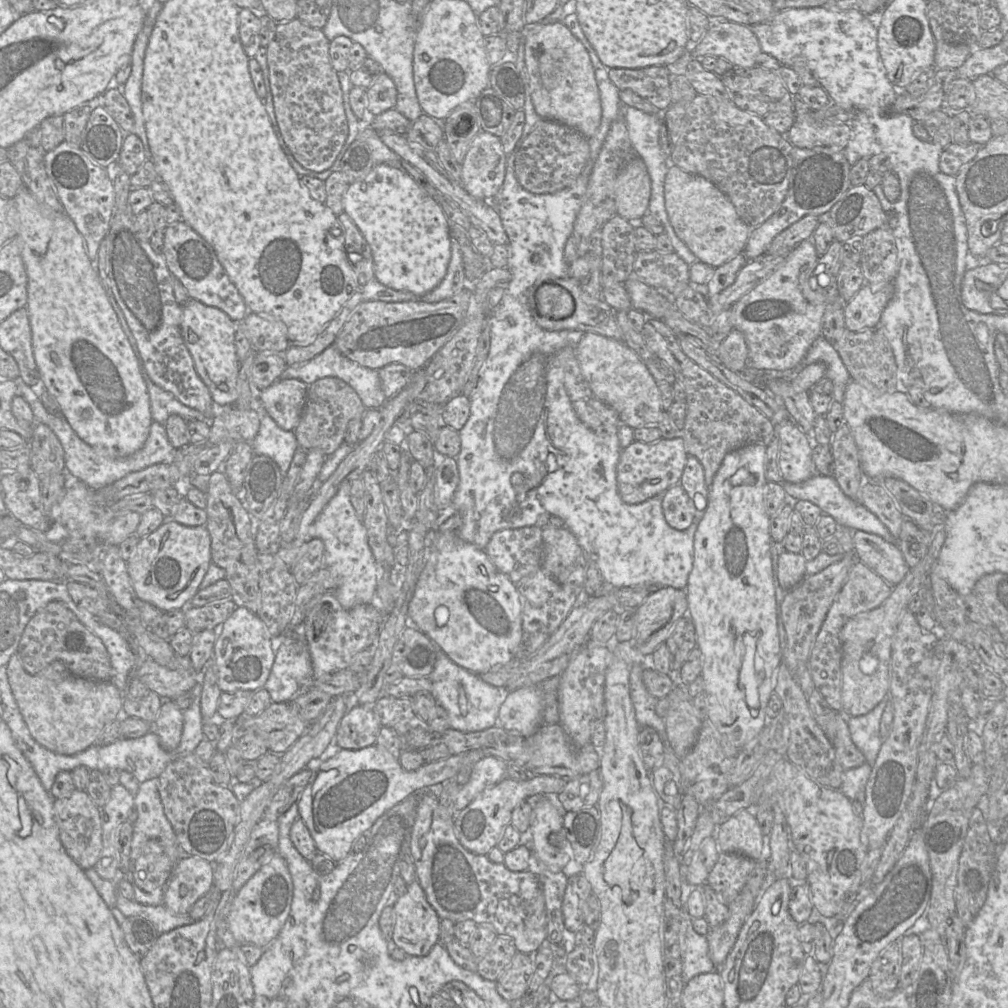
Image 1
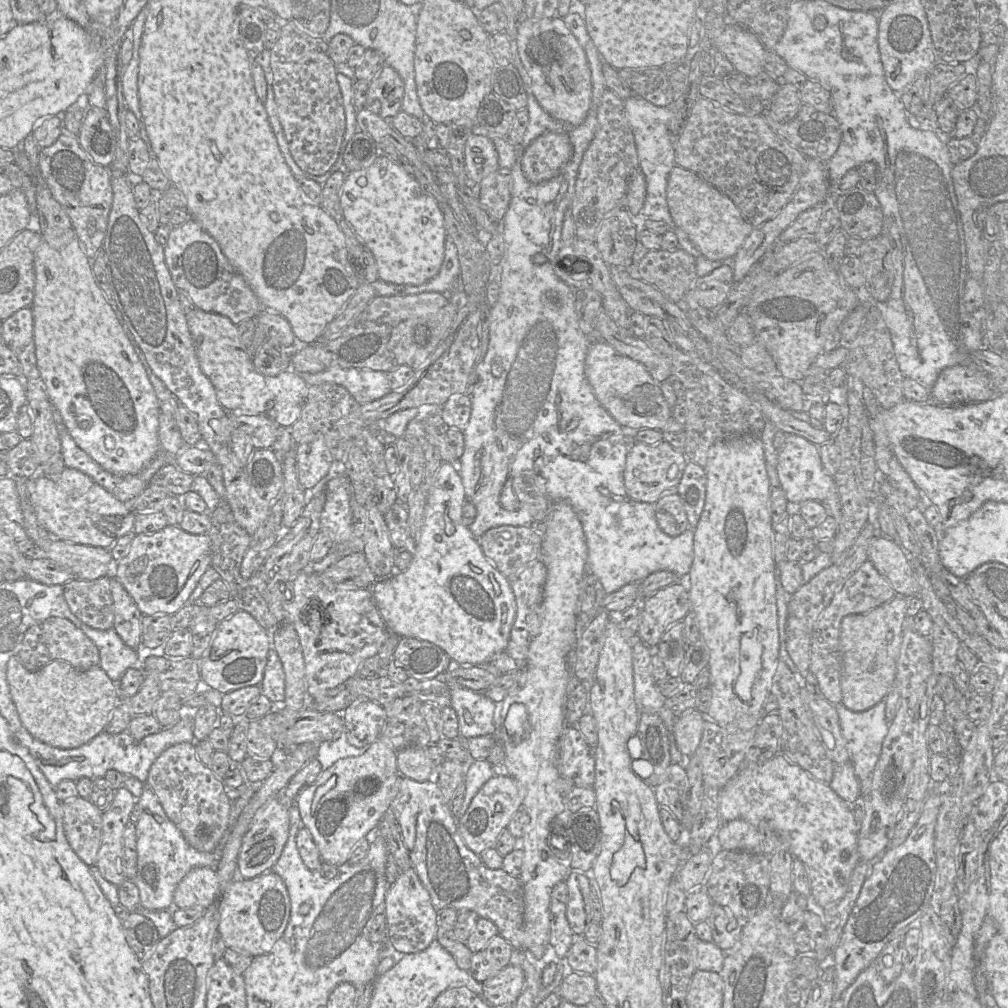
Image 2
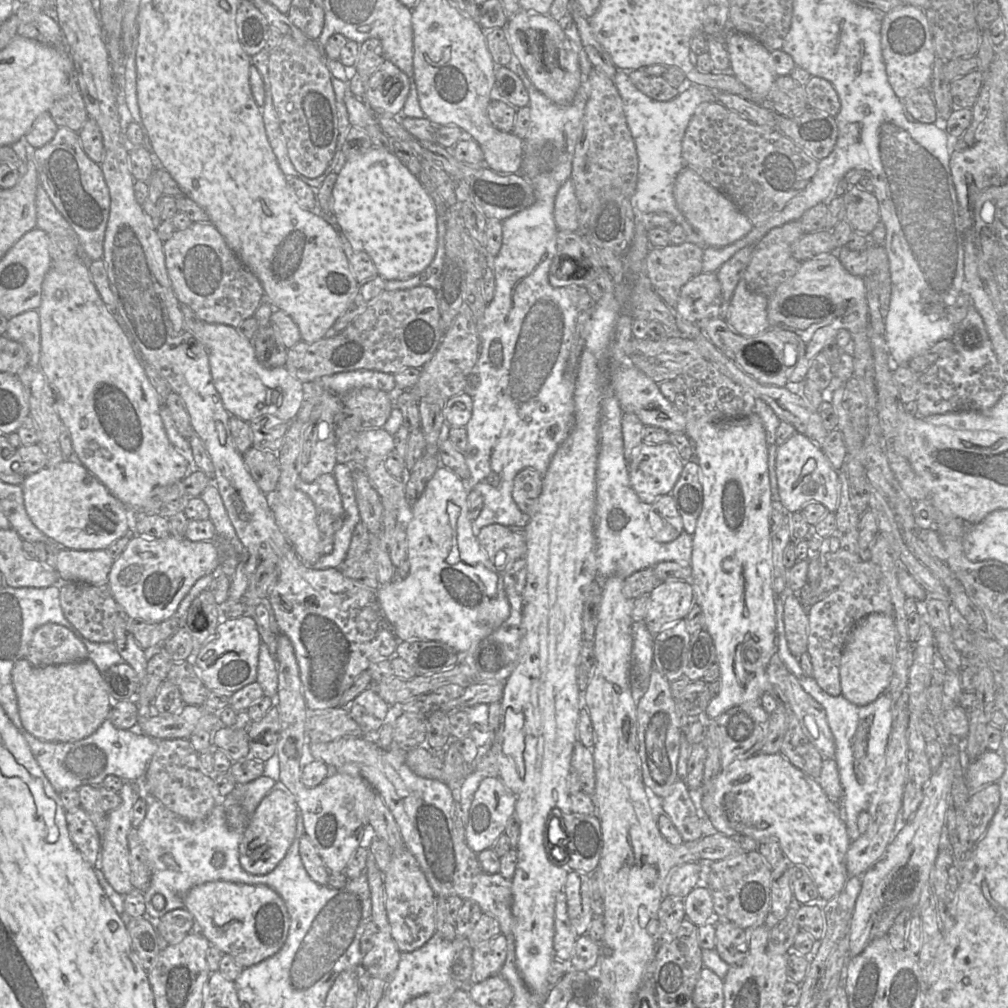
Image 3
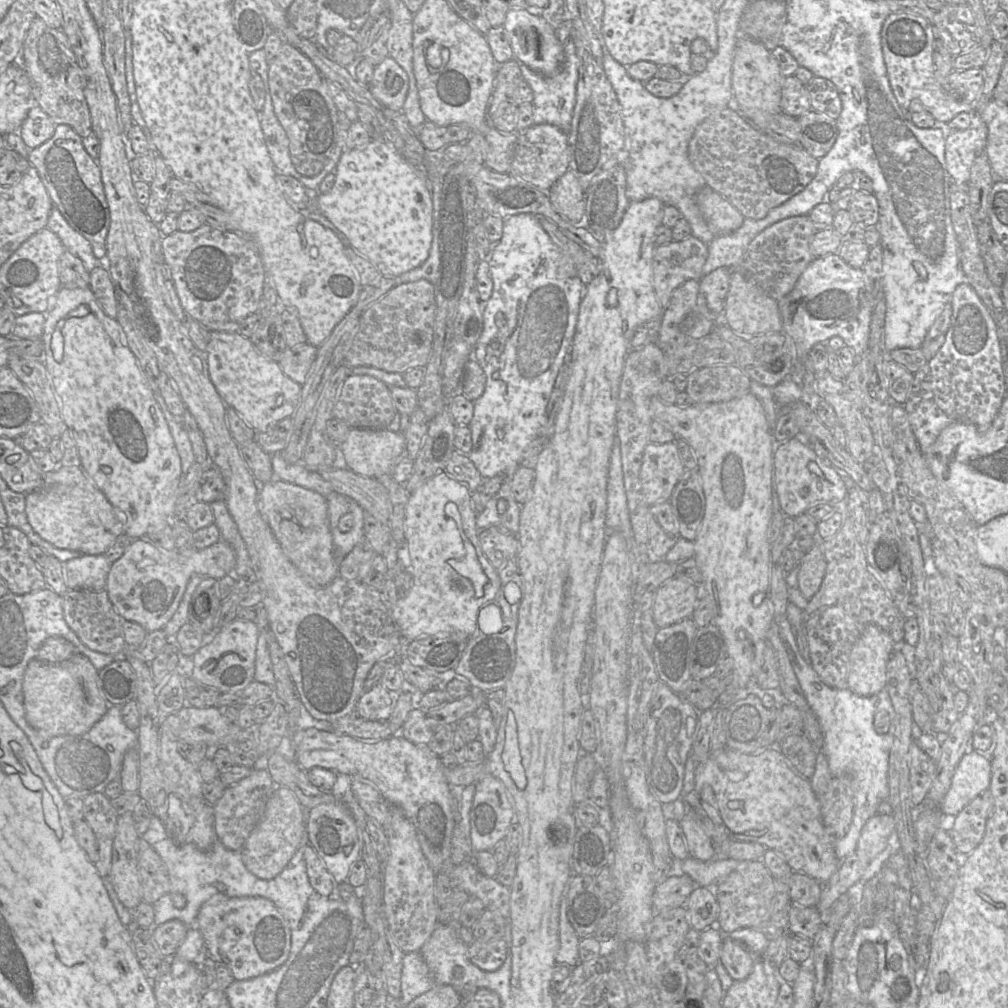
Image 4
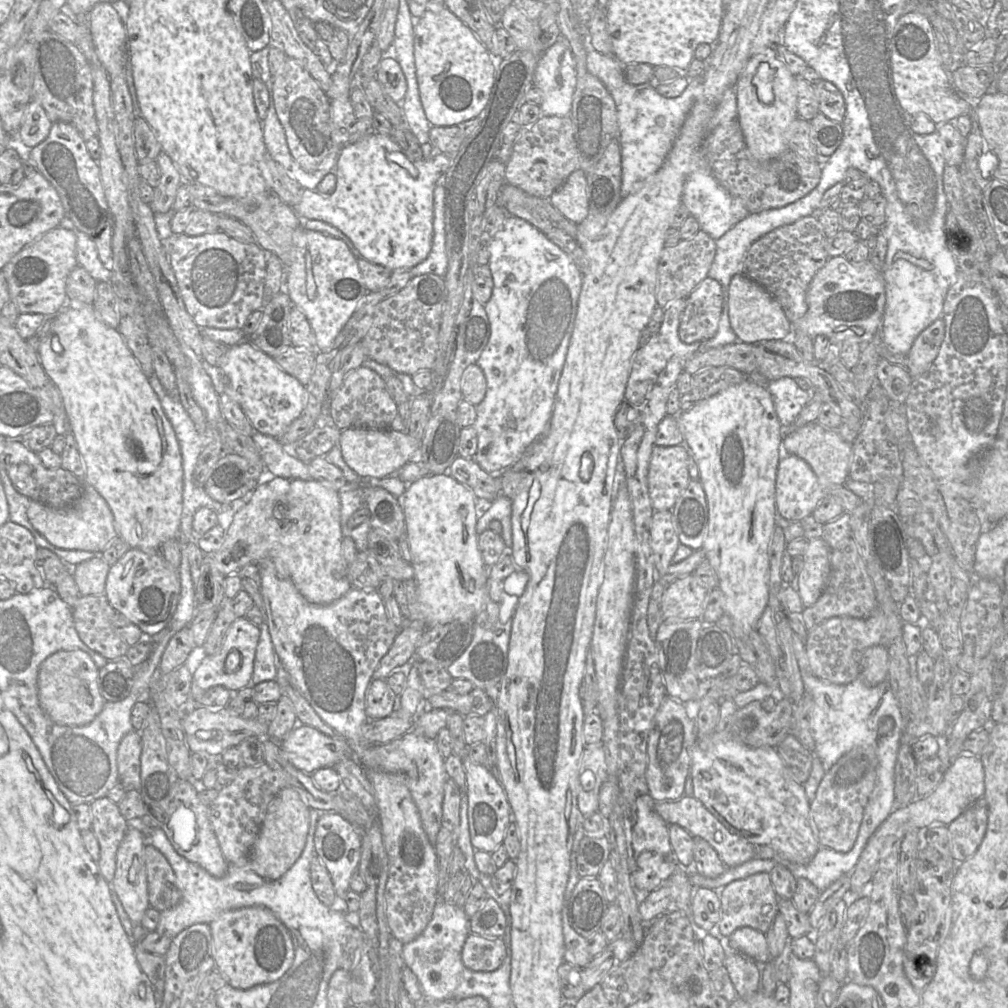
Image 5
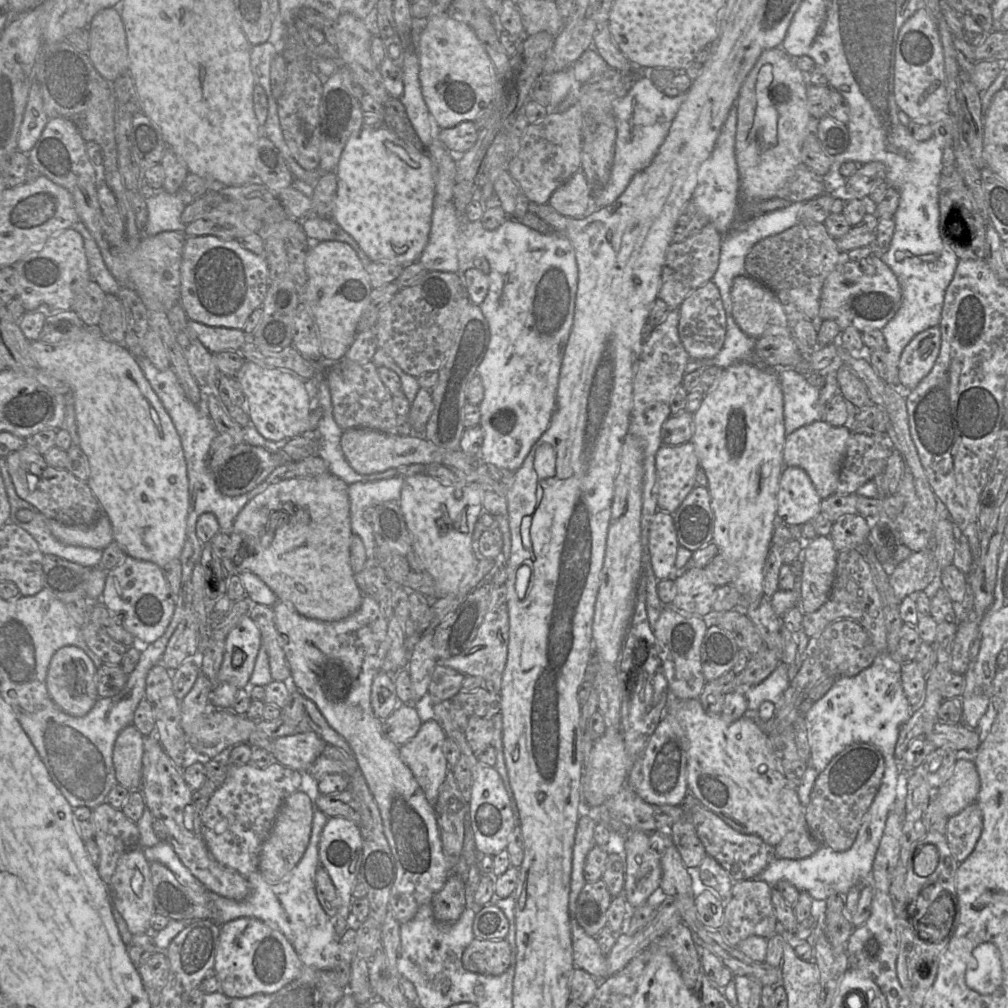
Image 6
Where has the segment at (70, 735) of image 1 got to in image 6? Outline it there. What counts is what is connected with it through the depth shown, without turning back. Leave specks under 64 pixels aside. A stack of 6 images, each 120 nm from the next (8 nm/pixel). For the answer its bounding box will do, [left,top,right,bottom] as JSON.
[46,646,99,717]

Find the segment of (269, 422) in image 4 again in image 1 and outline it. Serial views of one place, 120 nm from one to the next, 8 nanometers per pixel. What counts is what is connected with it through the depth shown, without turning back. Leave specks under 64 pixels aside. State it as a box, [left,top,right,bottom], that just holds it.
[181,299,307,431]

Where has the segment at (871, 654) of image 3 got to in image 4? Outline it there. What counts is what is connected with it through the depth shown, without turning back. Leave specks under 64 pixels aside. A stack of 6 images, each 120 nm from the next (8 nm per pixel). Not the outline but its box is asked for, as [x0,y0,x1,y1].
[847,624,895,697]

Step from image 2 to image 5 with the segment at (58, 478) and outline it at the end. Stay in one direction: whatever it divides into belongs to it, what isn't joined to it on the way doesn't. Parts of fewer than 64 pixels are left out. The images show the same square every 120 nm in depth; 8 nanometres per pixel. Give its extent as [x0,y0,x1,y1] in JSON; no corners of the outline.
[26,481,118,553]

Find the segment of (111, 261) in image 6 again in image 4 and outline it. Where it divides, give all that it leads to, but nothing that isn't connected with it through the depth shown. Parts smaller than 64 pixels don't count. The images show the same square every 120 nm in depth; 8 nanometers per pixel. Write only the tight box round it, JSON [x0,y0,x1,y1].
[27,125,110,259]

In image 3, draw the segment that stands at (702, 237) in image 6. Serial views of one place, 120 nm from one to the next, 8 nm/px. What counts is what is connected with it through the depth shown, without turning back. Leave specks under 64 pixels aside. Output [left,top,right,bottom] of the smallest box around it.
[646,242,703,308]

